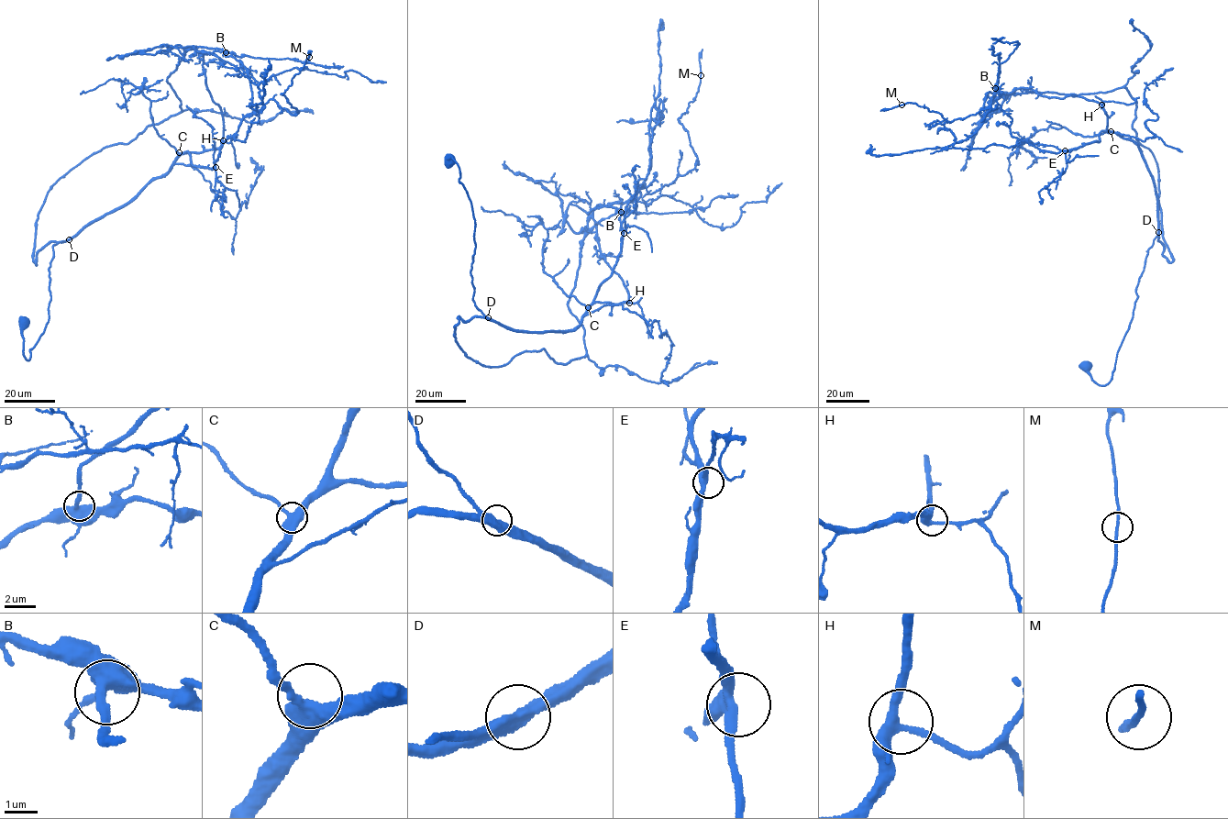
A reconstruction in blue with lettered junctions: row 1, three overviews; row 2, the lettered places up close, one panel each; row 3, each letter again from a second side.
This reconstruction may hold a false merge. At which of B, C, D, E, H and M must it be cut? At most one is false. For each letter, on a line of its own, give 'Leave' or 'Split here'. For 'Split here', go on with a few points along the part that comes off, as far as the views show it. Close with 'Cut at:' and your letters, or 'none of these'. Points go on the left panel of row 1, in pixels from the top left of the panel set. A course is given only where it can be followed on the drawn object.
B: Leave
C: Leave
D: Leave
E: Leave
H: Leave
M: Leave
Cut at: none of these

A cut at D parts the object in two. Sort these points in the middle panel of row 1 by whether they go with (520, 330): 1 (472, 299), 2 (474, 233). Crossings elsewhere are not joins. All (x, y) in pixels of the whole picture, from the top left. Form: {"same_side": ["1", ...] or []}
{"same_side": []}

